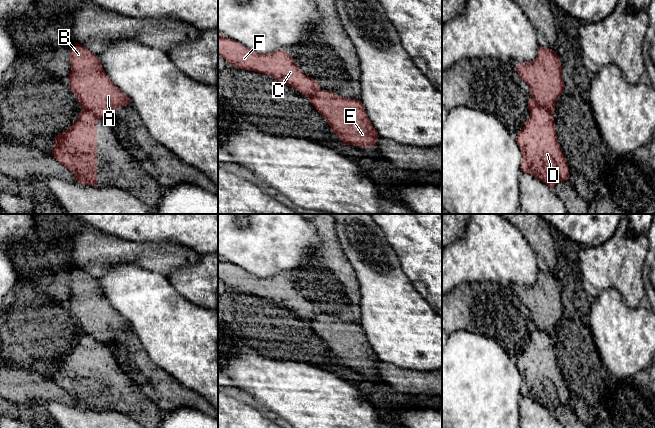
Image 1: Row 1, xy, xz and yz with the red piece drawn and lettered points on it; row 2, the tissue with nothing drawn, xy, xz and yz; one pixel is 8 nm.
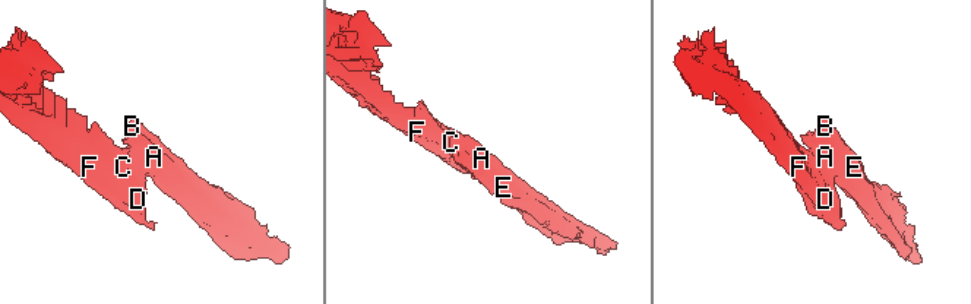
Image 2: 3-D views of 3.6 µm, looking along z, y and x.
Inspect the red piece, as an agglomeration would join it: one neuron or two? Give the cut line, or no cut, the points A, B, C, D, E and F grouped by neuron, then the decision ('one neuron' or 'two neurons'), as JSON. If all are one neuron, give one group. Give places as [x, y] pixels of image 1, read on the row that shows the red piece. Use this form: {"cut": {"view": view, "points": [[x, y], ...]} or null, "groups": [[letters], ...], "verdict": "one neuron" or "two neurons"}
{"cut": {"view": "yz", "points": [[531, 97], [551, 114]]}, "groups": [["A", "B", "E"], ["C", "D", "F"]], "verdict": "two neurons"}

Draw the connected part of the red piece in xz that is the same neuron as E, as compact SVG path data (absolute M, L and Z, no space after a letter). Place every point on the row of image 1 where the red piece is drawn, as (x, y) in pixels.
M321 89L308 99L344 145L375 147L379 135L360 100L344 98Z

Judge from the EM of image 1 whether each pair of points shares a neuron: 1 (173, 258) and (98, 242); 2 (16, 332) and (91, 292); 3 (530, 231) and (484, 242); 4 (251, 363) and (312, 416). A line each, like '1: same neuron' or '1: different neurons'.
1: same neuron
2: same neuron
3: different neurons
4: same neuron

